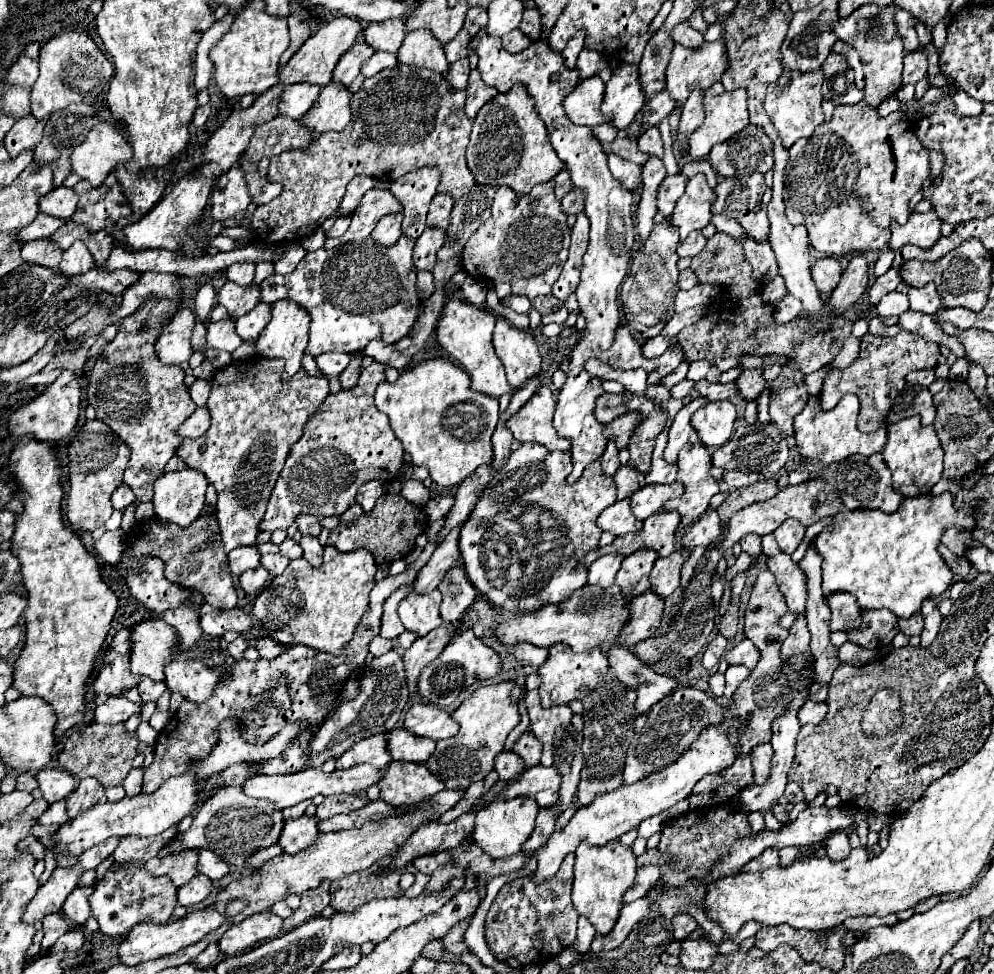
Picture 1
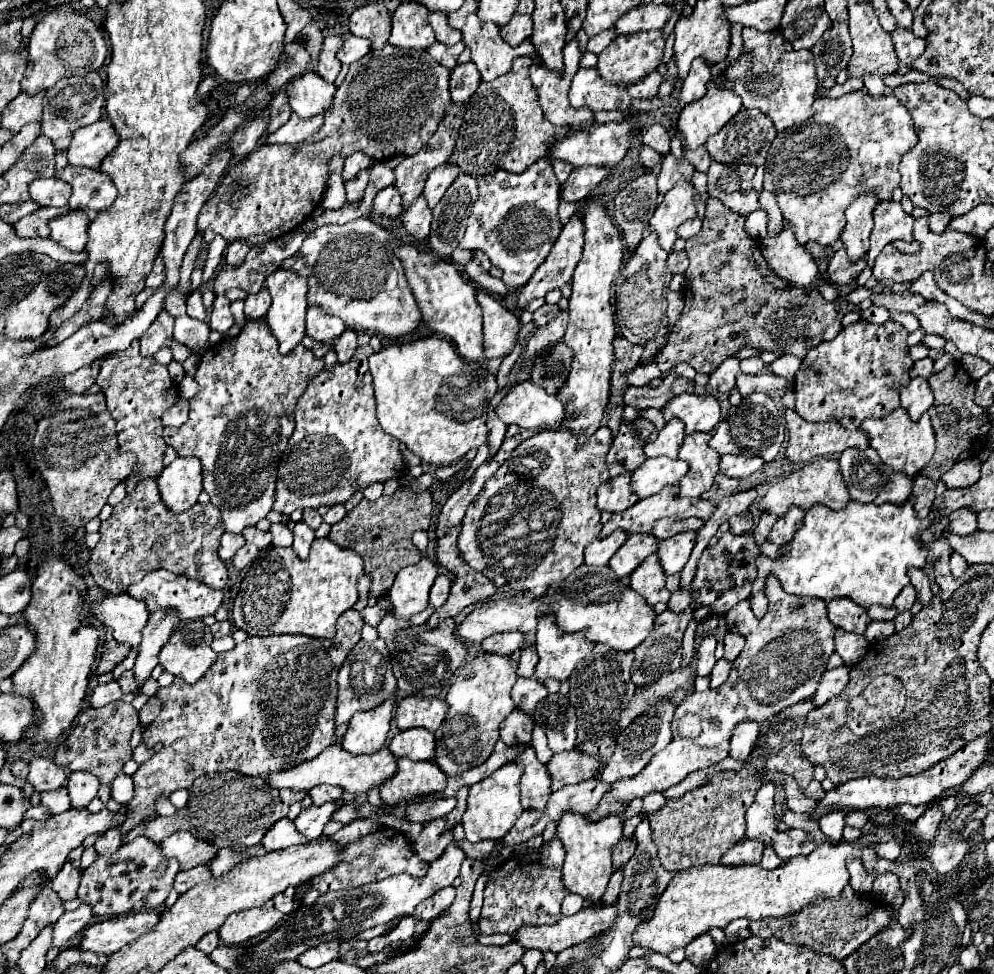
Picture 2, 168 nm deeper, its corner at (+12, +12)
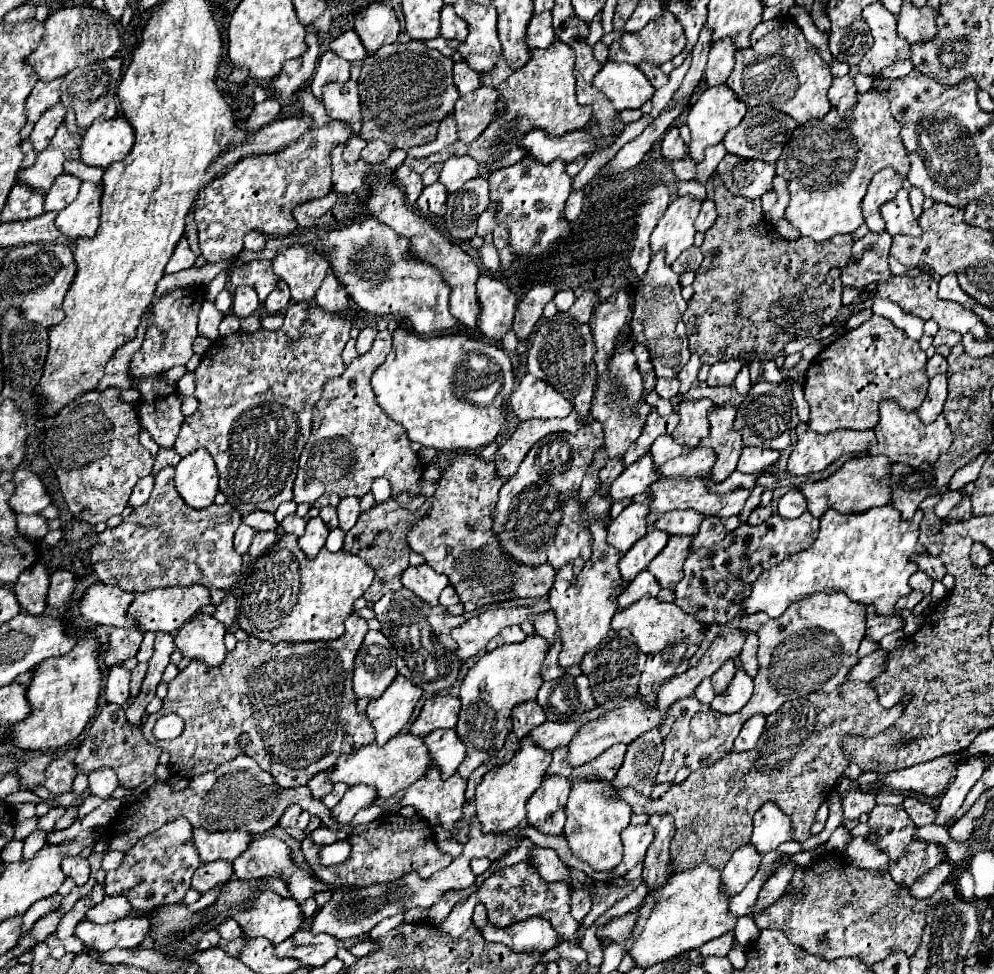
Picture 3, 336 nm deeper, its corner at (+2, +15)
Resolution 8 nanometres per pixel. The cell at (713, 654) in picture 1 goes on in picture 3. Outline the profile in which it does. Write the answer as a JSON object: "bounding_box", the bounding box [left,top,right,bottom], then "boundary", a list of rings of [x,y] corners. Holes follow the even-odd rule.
{"bounding_box":[711,660,735,692],"boundary":[[[727,660],[713,676],[711,676],[711,682],[713,682],[713,688],[715,688],[715,692],[721,692],[721,690],[725,690],[725,686],[729,684],[729,680],[733,678],[733,674],[735,674],[735,666],[733,666],[733,660]]]}

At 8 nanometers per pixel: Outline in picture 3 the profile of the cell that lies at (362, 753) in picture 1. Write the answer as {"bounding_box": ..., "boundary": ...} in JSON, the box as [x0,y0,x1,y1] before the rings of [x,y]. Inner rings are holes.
{"bounding_box":[367,674,421,746],"boundary":[[[399,674],[397,680],[393,680],[393,684],[387,688],[387,692],[383,692],[383,696],[369,702],[367,718],[375,728],[377,746],[383,746],[387,740],[403,730],[421,694],[421,688],[413,686],[407,678]]]}

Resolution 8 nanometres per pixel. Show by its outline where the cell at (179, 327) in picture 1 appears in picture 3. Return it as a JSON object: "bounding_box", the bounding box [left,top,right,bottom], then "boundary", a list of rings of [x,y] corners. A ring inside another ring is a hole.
{"bounding_box":[129,288,205,376],"boundary":[[[179,288],[173,290],[171,294],[159,298],[153,304],[151,318],[149,318],[149,328],[145,334],[145,342],[139,352],[135,352],[131,364],[129,364],[129,374],[131,376],[151,376],[159,372],[167,372],[169,368],[177,364],[187,364],[189,358],[193,356],[193,340],[197,336],[197,314],[201,308],[201,302],[205,298],[199,292],[193,292],[193,288]]]}

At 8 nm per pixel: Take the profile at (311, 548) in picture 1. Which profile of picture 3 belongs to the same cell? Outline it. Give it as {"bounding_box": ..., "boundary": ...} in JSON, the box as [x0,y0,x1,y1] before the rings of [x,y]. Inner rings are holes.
{"bounding_box":[299,518,329,558],"boundary":[[[311,518],[311,520],[307,522],[305,534],[299,538],[299,548],[301,548],[309,558],[315,558],[317,552],[323,548],[327,534],[329,534],[329,528],[325,526],[325,522],[323,522],[321,518]]]}

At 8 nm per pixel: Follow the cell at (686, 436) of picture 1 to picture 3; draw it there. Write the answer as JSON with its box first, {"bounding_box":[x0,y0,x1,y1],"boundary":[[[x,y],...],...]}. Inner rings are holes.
{"bounding_box":[651,436,689,468],"boundary":[[[659,436],[653,446],[651,446],[651,454],[653,454],[653,462],[655,468],[675,456],[681,456],[683,452],[687,452],[689,448],[685,448],[685,444],[679,444],[673,436]]]}

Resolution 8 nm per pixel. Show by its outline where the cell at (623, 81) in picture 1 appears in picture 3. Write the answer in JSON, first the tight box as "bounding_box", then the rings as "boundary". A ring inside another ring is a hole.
{"bounding_box":[609,8,685,66],"boundary":[[[665,8],[663,16],[649,22],[643,30],[639,32],[625,32],[619,40],[615,40],[609,46],[609,62],[629,62],[629,64],[643,64],[643,62],[653,62],[657,66],[661,66],[667,60],[673,60],[683,48],[685,48],[685,34],[683,34],[683,26],[679,24],[679,20]]]}

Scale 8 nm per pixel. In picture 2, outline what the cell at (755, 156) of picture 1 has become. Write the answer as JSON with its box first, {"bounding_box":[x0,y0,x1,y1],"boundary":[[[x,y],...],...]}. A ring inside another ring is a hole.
{"bounding_box":[707,109,777,165],"boundary":[[[741,109],[717,135],[713,135],[713,139],[707,141],[707,149],[709,149],[709,155],[713,161],[719,161],[719,163],[749,163],[749,165],[763,165],[765,163],[765,157],[767,157],[767,151],[773,143],[773,139],[777,137],[777,131],[775,131],[775,125],[771,123],[771,119],[767,115],[763,115],[761,111],[757,109]]]}

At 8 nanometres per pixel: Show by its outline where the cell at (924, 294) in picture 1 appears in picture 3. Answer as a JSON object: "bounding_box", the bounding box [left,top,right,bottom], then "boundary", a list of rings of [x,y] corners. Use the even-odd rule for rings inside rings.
{"bounding_box":[939,274,977,308],"boundary":[[[945,274],[939,280],[939,296],[943,300],[951,300],[951,302],[959,302],[963,308],[973,308],[973,304],[977,304],[971,296],[967,296],[959,284],[957,284],[957,276],[955,274]]]}

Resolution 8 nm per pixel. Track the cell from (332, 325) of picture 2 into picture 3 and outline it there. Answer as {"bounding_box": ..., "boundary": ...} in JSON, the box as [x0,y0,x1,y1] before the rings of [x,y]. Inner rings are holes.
{"bounding_box":[315,272,349,314],"boundary":[[[329,272],[327,278],[323,280],[321,288],[317,290],[315,302],[321,310],[325,312],[333,312],[333,314],[343,314],[349,310],[349,298],[347,292],[341,288],[341,284],[337,282],[337,278]]]}

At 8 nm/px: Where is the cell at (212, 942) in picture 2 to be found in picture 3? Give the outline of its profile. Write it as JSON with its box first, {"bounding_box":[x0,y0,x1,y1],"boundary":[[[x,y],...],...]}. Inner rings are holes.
{"bounding_box":[217,918,241,942],"boundary":[[[231,918],[225,920],[225,922],[217,928],[217,932],[219,932],[221,938],[227,940],[227,942],[229,942],[229,940],[235,940],[235,938],[241,936],[241,928],[239,928],[239,924],[237,924],[235,920],[231,920]]]}

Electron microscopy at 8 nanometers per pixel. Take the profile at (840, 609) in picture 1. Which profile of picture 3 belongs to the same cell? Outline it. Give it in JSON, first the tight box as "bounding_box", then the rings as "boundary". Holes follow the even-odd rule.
{"bounding_box":[865,604,903,642],"boundary":[[[873,604],[865,606],[865,620],[867,620],[865,638],[875,640],[875,642],[879,642],[883,636],[903,628],[901,616],[897,616],[897,614],[893,614],[893,616],[877,616],[877,612],[873,610]]]}

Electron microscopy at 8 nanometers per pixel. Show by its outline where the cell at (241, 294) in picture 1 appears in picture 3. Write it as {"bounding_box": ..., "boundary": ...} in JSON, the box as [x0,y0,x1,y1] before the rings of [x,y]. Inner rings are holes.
{"bounding_box":[229,260,277,302],"boundary":[[[253,260],[253,262],[239,264],[239,266],[233,268],[229,280],[231,280],[233,286],[251,286],[251,288],[255,288],[261,302],[277,286],[277,276],[273,274],[269,260]]]}

